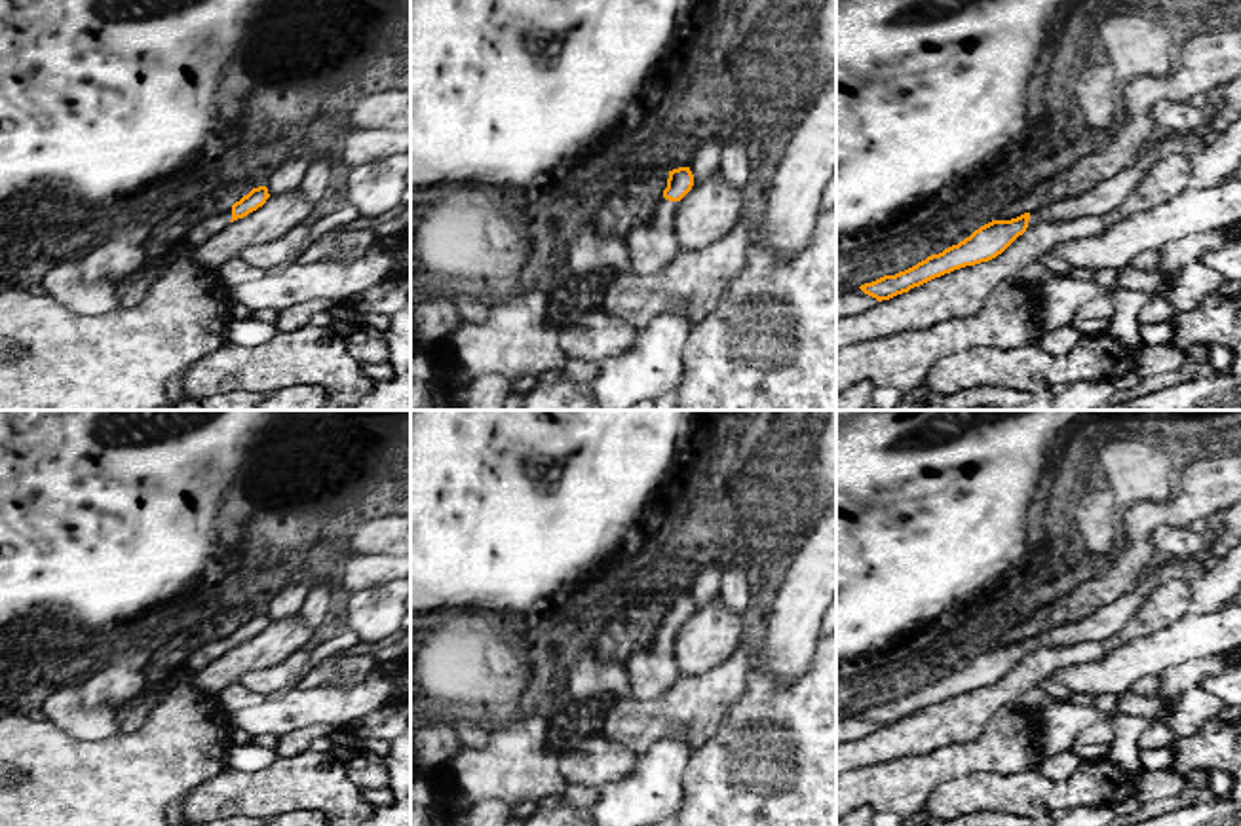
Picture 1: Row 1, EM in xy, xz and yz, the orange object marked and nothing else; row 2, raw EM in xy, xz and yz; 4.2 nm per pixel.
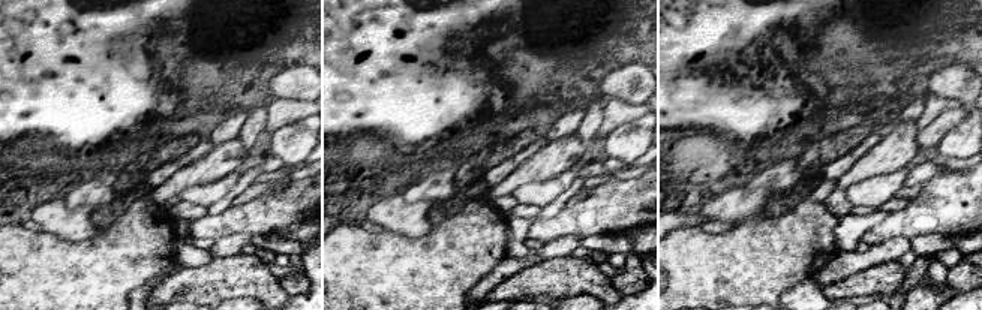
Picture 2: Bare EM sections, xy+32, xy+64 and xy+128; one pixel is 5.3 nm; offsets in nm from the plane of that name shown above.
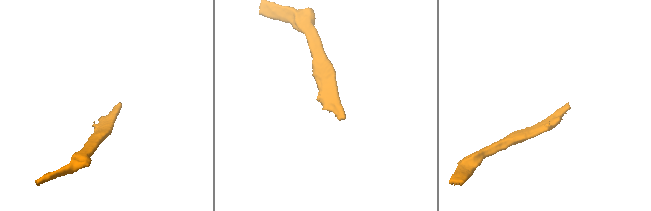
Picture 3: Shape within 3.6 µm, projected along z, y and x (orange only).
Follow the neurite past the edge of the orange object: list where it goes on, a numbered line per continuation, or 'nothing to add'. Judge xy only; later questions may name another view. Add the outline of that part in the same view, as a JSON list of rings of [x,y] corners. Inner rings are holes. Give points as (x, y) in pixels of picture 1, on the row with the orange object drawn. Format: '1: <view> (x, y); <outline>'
1: xy (210, 226); [[[232,207],[224,209],[222,213],[211,215],[198,224],[192,224],[184,241],[194,249],[222,232],[230,224],[230,220]]]

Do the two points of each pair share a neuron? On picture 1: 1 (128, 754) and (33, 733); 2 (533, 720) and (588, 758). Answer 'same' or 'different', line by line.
1: same
2: different

